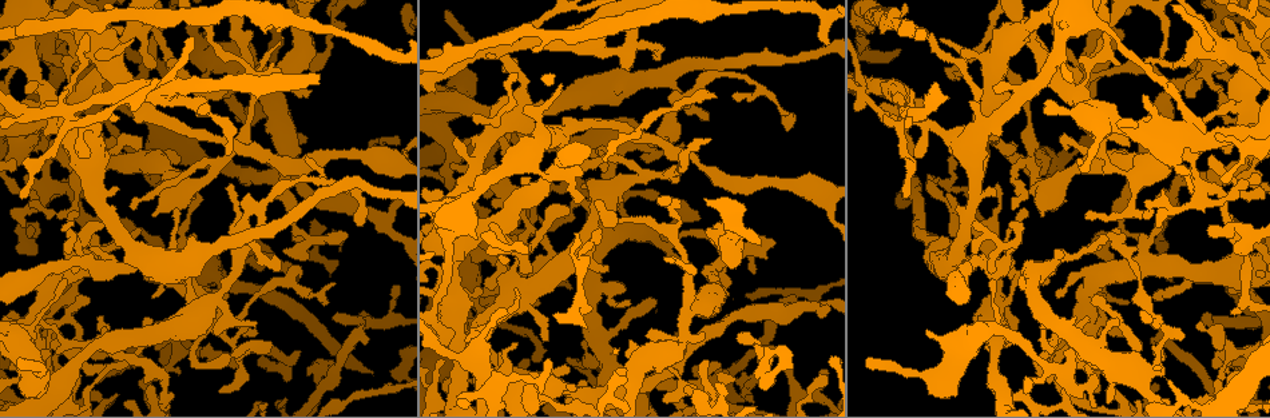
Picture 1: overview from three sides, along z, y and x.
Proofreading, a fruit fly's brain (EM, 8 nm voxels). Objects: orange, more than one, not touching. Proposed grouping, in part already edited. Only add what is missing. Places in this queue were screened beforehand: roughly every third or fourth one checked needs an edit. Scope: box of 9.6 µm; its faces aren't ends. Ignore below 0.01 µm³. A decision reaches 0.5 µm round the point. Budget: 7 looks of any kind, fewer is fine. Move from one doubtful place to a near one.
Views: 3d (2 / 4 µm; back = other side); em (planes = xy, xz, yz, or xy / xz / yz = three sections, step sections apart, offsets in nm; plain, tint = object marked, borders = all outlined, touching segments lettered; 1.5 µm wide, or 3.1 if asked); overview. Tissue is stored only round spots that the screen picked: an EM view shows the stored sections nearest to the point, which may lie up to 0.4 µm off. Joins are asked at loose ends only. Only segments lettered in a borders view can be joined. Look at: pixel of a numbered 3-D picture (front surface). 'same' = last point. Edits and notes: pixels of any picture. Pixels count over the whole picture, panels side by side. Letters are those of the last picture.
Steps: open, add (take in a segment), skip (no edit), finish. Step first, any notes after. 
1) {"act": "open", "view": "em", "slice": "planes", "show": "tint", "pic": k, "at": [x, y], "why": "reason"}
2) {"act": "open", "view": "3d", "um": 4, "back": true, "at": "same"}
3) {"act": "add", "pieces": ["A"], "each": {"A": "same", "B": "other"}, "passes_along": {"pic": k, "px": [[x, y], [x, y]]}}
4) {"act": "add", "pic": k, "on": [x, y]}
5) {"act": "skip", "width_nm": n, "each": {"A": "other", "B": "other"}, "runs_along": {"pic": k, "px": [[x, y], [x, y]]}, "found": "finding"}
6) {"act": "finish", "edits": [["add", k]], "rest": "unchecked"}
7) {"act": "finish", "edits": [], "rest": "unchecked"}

{"act": "open", "view": "em", "slice": "xy", "step": 8, "show": "tint", "pic": 1, "at": [529, 390], "why": "an open end"}

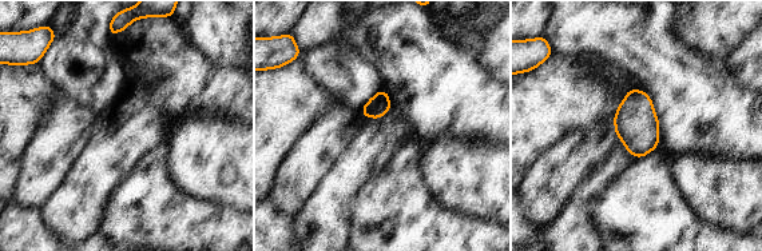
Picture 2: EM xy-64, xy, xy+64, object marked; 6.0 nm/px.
{"act": "open", "view": "em", "slice": "xy", "step": 8, "show": "borders", "at": "same"}

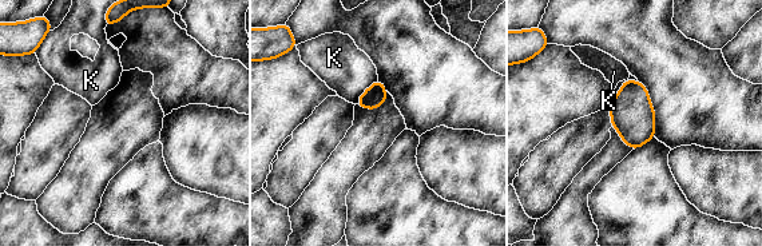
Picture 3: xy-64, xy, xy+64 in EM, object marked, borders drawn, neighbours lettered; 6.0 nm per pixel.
{"act": "skip", "each": {"K": "other"}, "border": {"pic": 3, "px": [[377, 79], [356, 103]]}, "found": "none of them fits"}

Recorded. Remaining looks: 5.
{"act": "open", "view": "3d", "um": 4, "pic": 1, "at": [309, 89], "why": "an open end"}

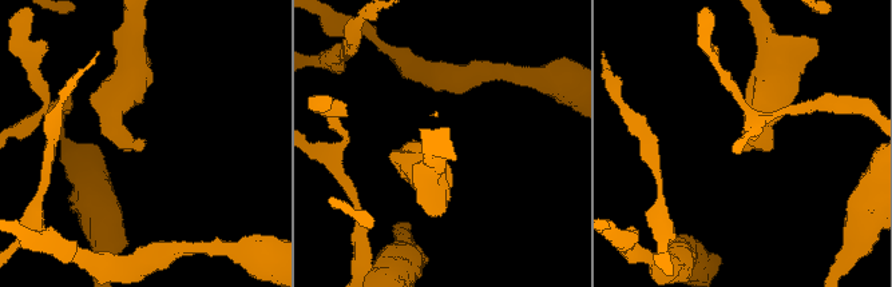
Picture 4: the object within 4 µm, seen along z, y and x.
{"act": "open", "view": "em", "slice": "xy", "step": 8, "show": "tint", "pic": 4, "at": [143, 139], "why": "need the tissue"}

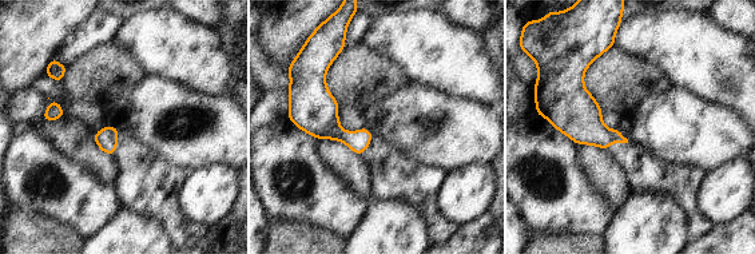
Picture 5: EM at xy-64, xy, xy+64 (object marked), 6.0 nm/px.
{"act": "open", "view": "em", "slice": "planes", "show": "borders", "at": "same"}

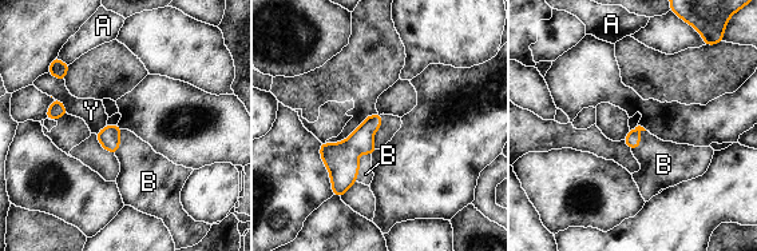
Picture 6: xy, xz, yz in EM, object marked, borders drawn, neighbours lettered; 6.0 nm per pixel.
{"act": "add", "pieces": ["B"], "each": {"A": "other", "B": "same", "Y": "other"}, "passes_along": {"pic": 6, "px": [[341, 159], [357, 163], [365, 174]]}, "found": "the neuron continues"}

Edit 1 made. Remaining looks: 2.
{"act": "open", "view": "overview"}

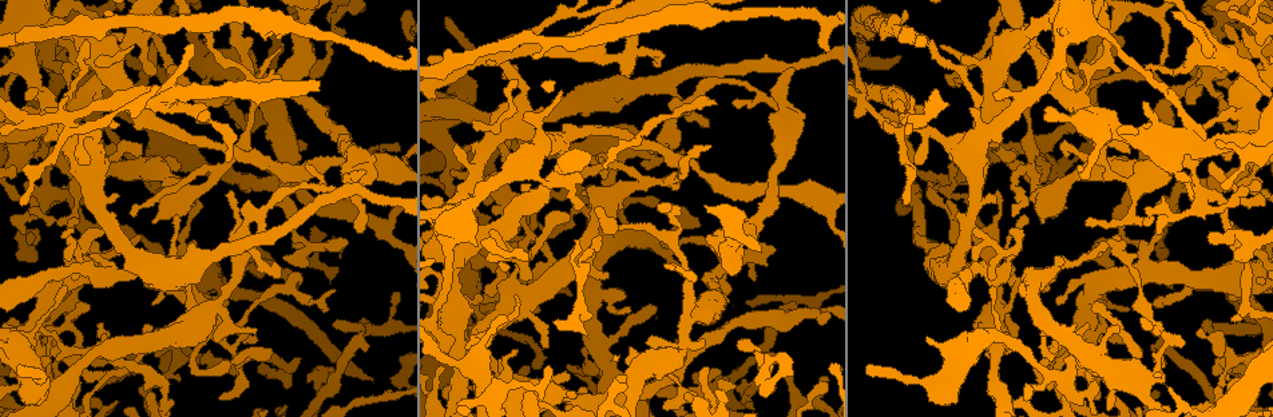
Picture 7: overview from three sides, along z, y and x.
{"act": "open", "view": "em", "slice": "planes", "show": "borders", "pic": 7, "at": [868, 365], "why": "long arm stops here"}

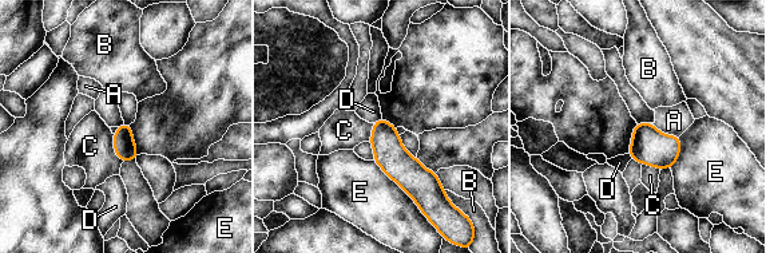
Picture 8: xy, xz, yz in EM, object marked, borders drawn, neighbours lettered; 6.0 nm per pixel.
{"act": "skip", "longest_contact_nm": ["E", 400], "each": {"A": "other", "B": "other", "C": "other", "D": "other", "E": "other"}, "border": {"pic": 8, "px": [[381, 118], [373, 123]]}, "found": "no lettered segment goes on from it"}

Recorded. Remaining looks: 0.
{"act": "finish", "edits": [["add", 6]], "rest": "unchecked"}

